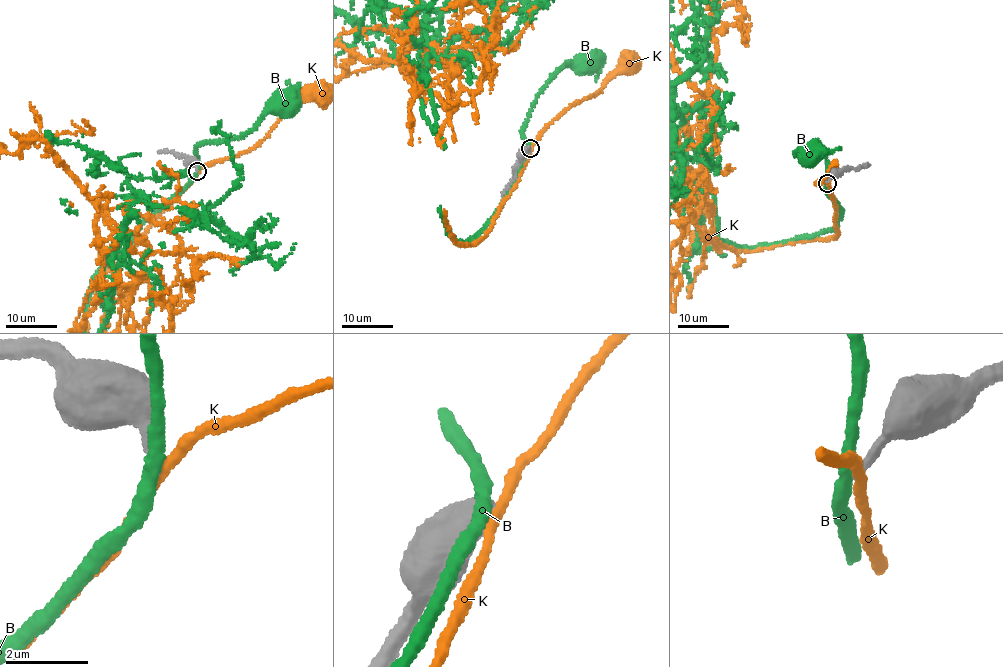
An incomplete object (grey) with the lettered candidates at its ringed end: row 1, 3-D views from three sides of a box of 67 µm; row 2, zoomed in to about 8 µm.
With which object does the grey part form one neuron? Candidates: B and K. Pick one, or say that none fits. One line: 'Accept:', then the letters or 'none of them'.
Accept: none of them

